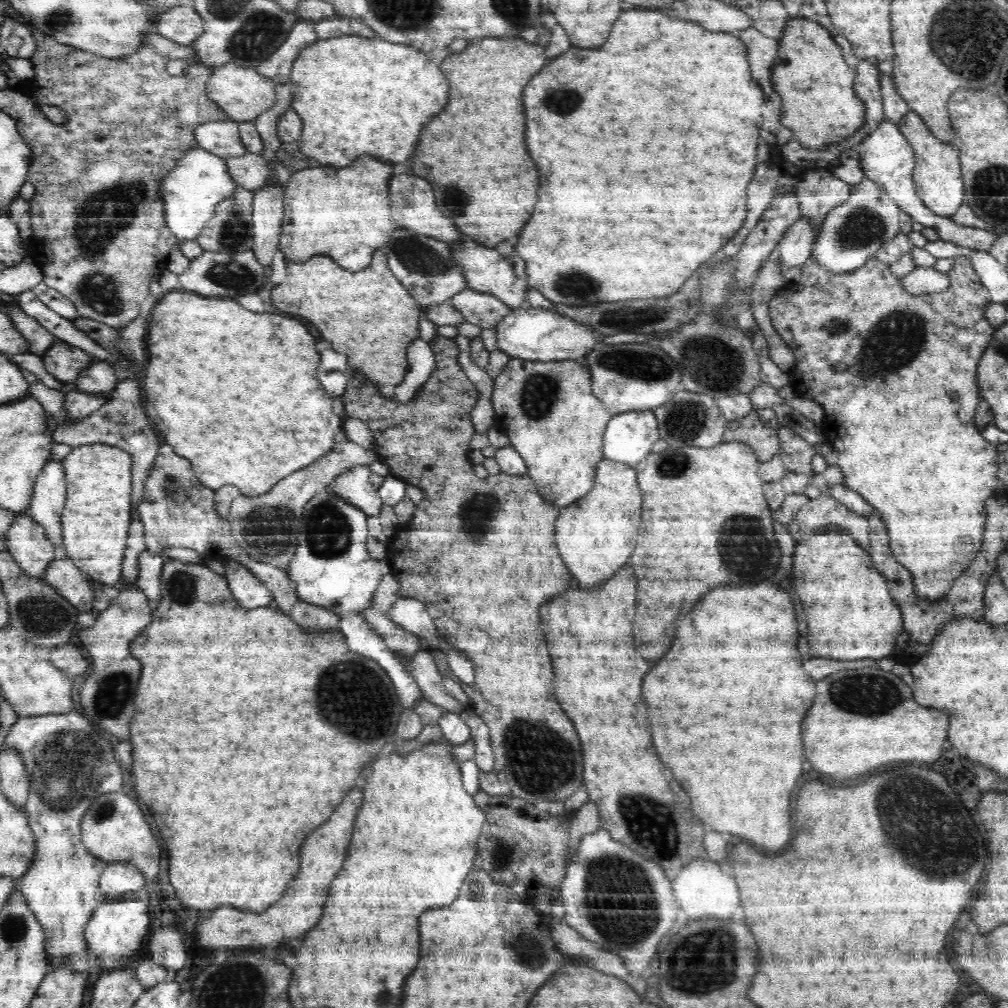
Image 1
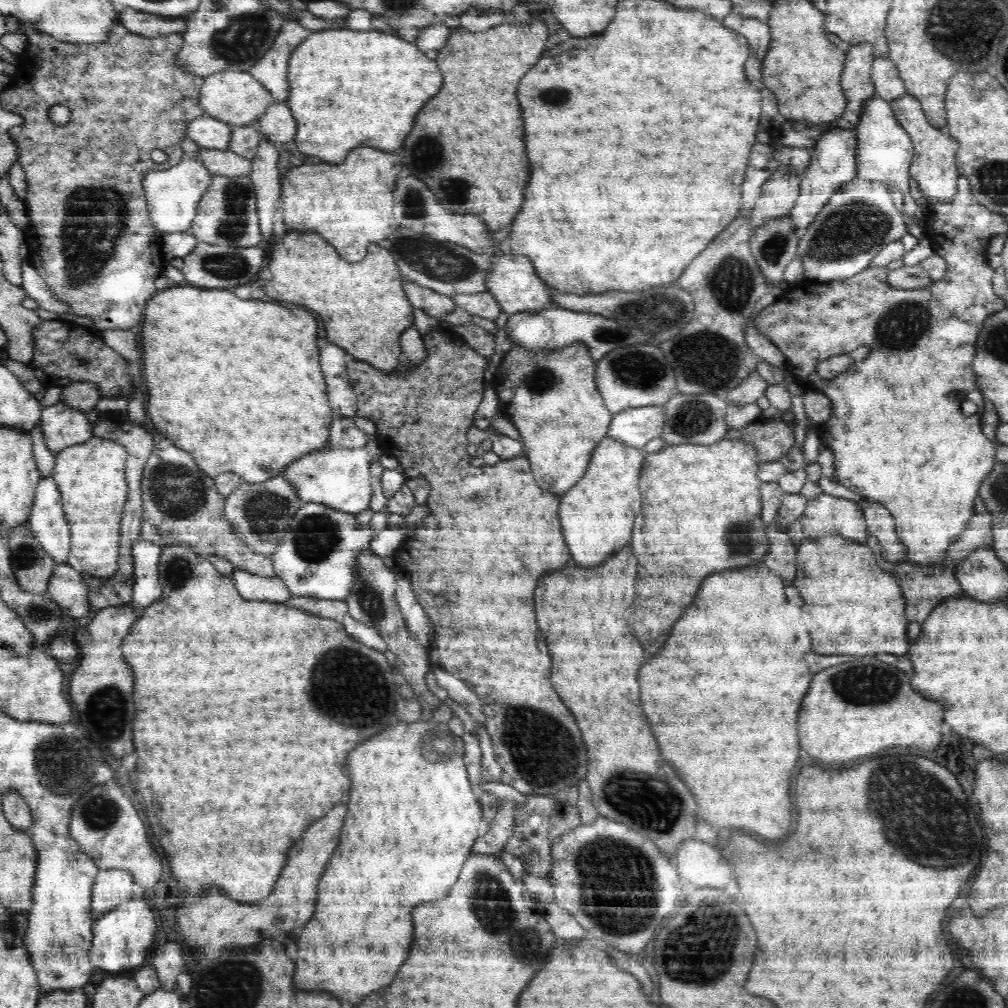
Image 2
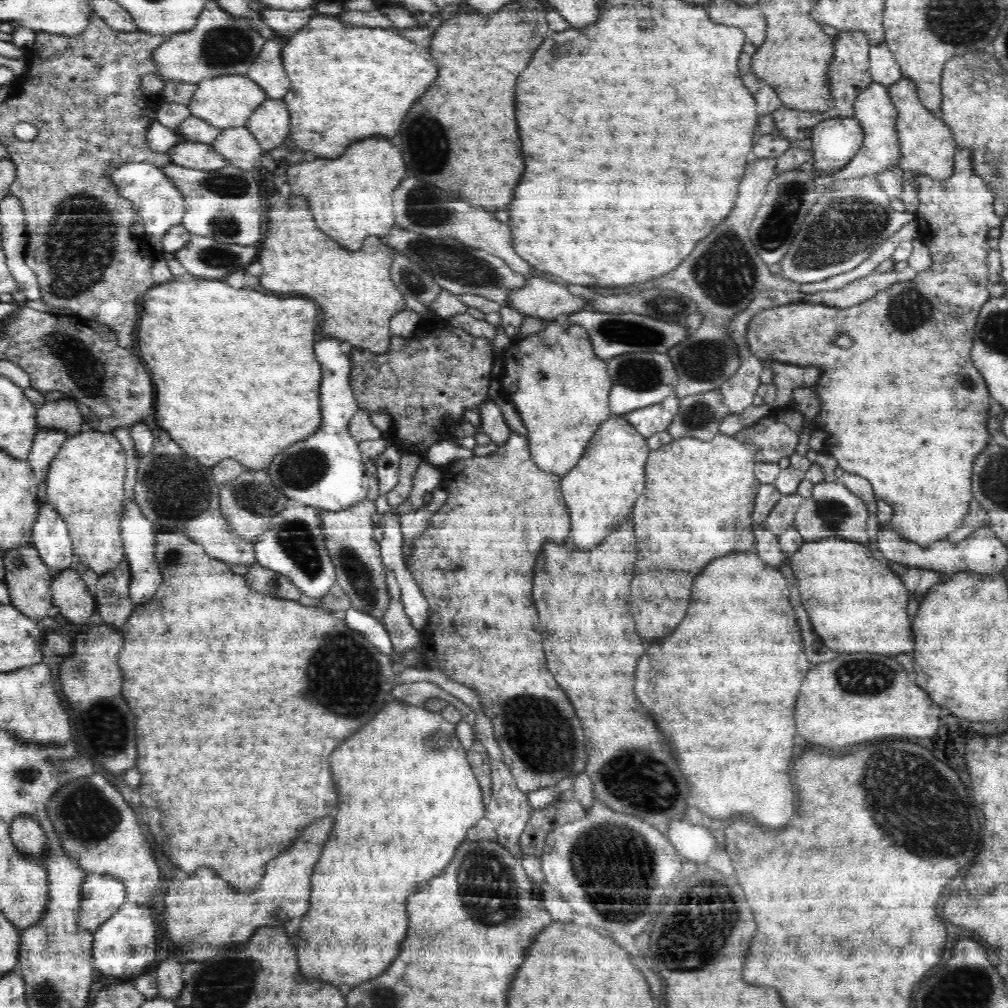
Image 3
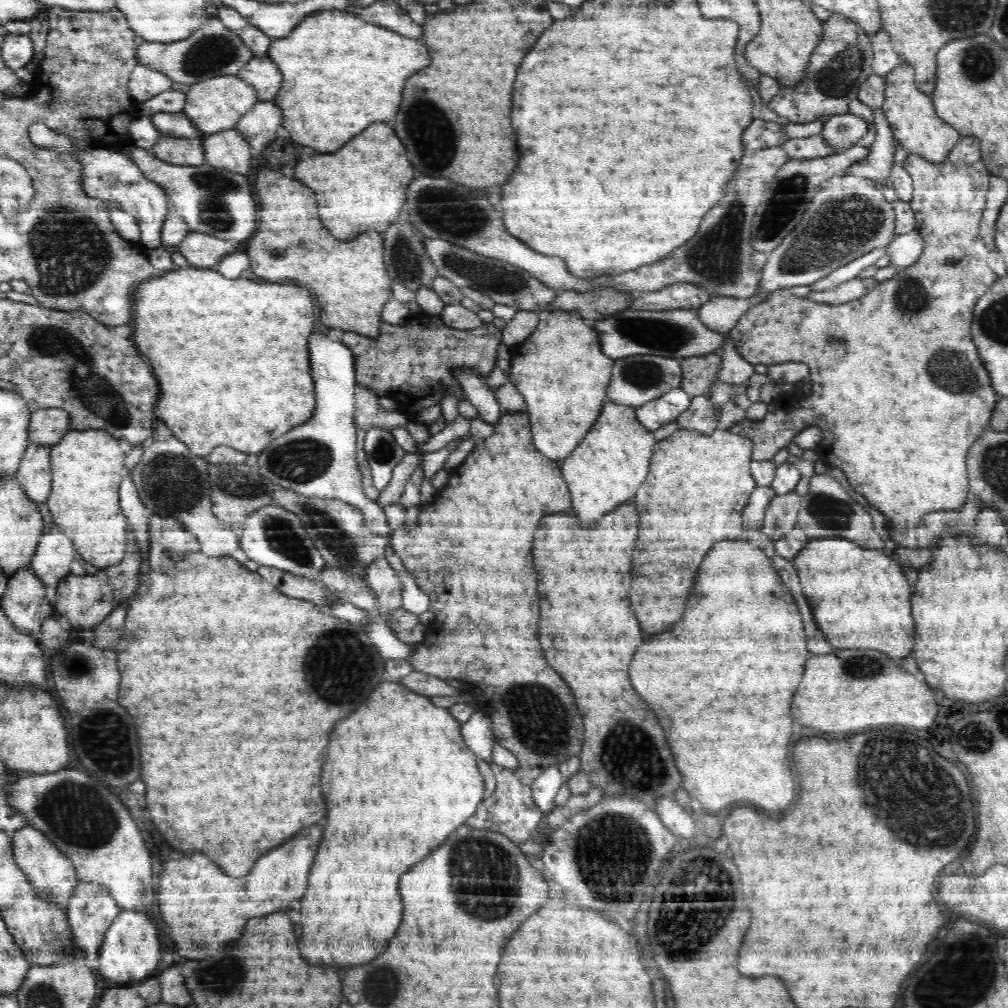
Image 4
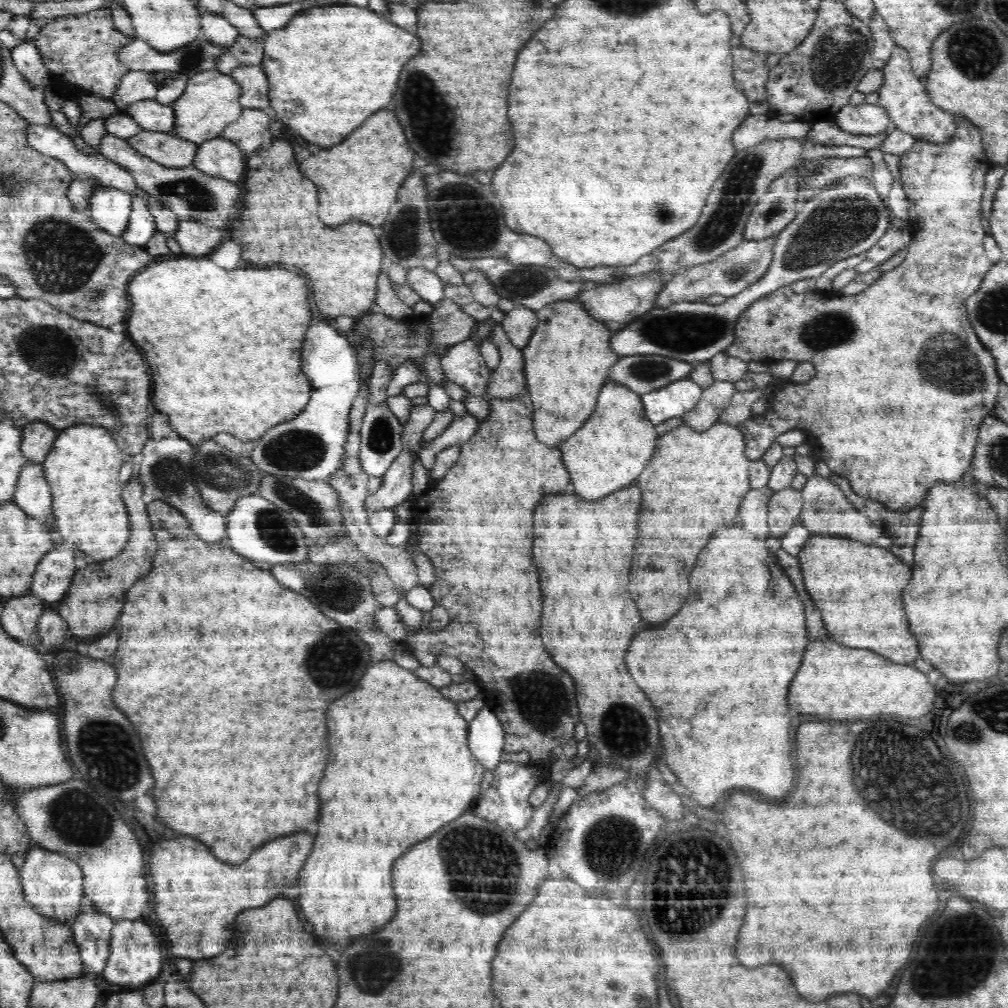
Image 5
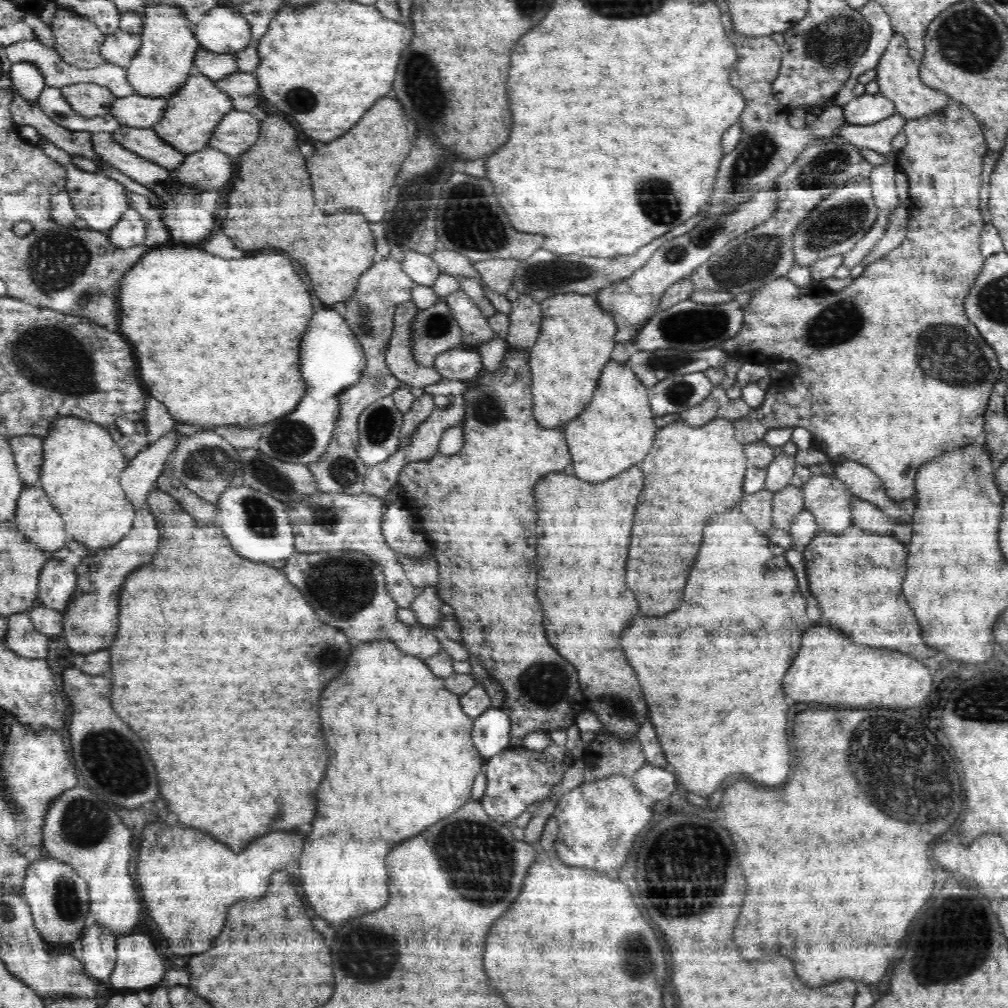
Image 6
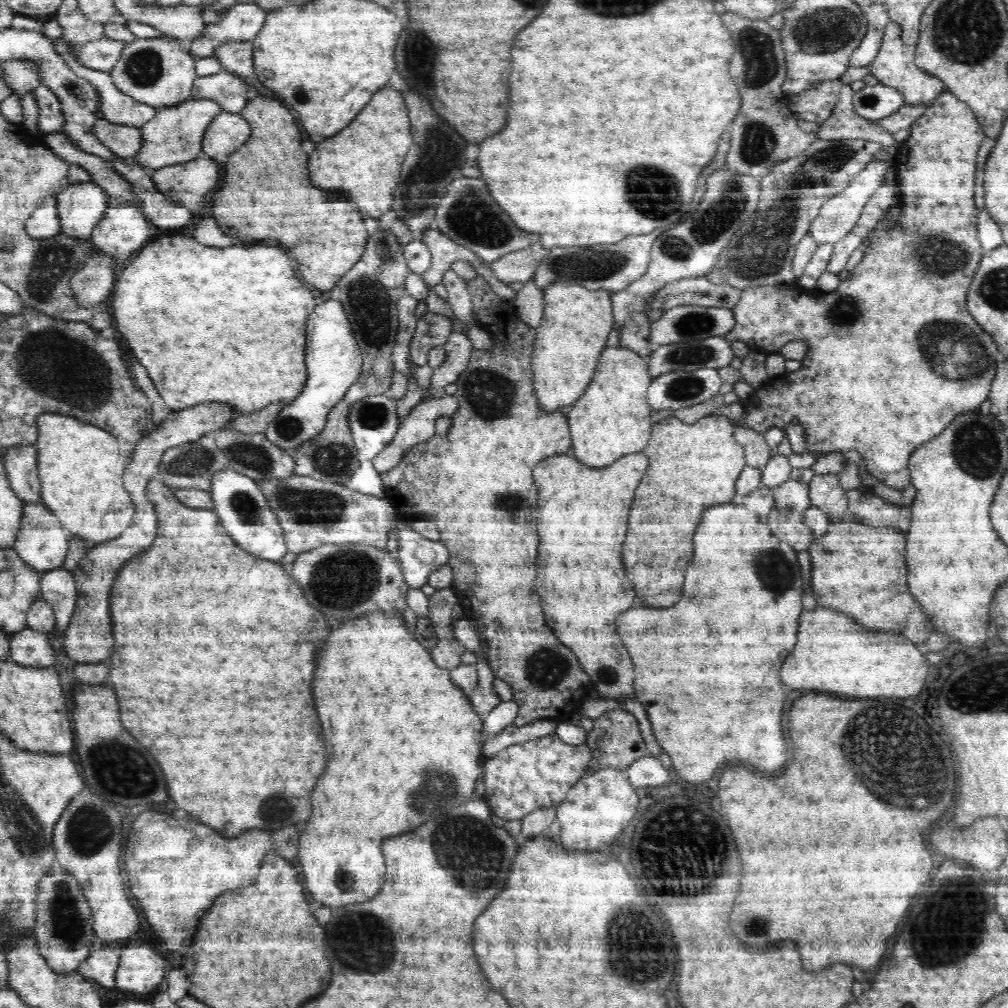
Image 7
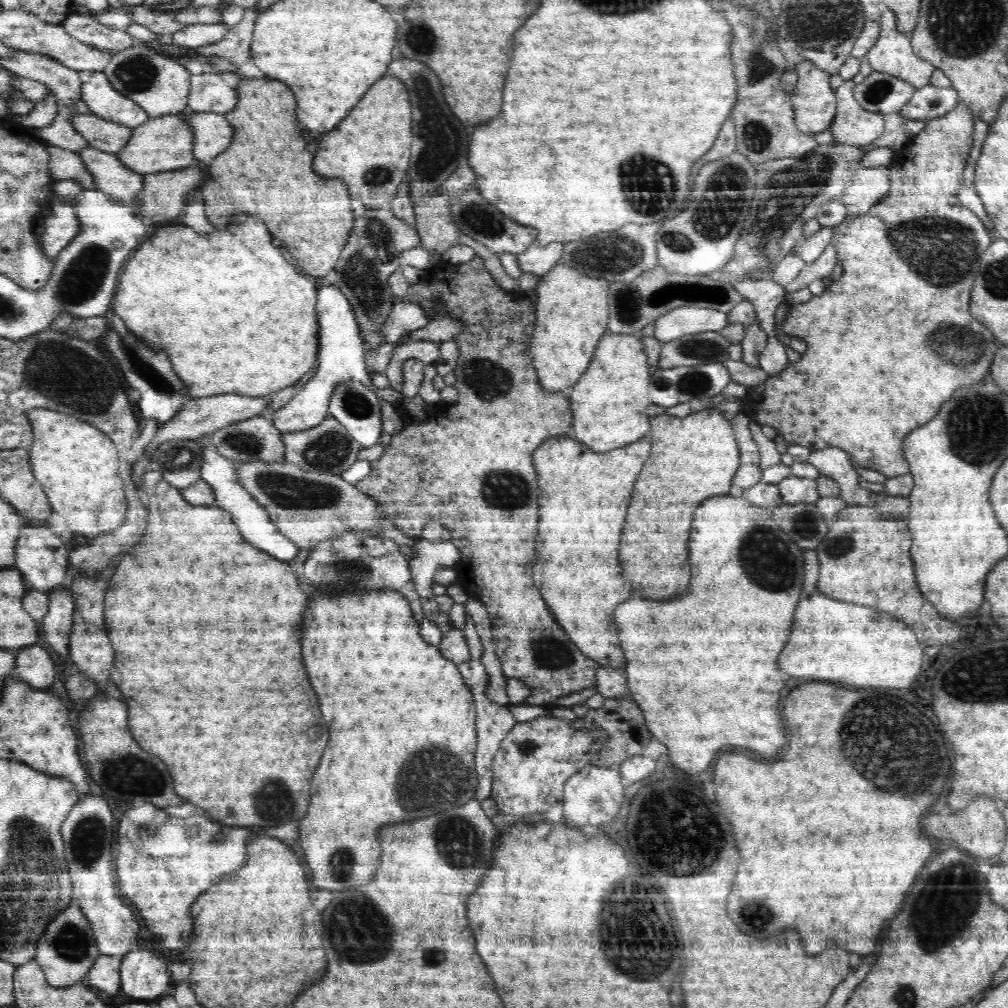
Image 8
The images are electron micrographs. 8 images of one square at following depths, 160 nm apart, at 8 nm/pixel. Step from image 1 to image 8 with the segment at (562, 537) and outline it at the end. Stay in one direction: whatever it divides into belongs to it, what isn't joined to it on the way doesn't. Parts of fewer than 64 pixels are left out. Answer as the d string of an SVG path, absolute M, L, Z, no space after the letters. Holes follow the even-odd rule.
M606 332L601 336L589 364L584 376L581 374L580 380L567 393L573 415L572 436L582 441L587 448L600 453L608 452L608 448L620 448L622 444L632 444L642 436L648 436L651 430L650 417L647 414L647 408L651 403L648 389L652 374L649 372L650 364L640 336L636 336L635 333Z

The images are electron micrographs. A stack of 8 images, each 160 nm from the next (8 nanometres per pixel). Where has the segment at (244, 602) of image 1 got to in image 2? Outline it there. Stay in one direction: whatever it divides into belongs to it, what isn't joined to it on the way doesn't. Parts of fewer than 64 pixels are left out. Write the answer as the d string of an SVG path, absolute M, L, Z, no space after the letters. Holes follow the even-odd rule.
M234 567L231 577L244 600L268 600L282 603L292 596L287 585L278 576L256 576Z

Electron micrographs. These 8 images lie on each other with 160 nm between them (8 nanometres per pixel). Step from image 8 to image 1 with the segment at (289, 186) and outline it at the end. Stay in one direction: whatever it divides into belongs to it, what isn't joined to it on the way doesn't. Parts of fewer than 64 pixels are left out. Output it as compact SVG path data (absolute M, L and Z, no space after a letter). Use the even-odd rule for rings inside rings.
M379 249L372 254L372 262L362 272L342 270L330 256L318 254L306 261L292 261L292 264L288 264L288 276L278 288L274 287L271 291L271 302L280 312L308 320L320 332L320 336L332 344L336 352L344 352L348 356L348 364L352 368L360 368L360 372L367 373L376 384L400 384L408 370L406 348L416 338L420 338L418 320L422 312L416 300L396 279L387 263L387 256Z

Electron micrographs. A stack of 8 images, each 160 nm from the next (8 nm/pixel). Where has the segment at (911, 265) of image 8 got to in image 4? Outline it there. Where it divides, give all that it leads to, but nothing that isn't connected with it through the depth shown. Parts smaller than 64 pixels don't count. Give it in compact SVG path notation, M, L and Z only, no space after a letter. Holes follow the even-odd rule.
M965 135L942 162L928 161L919 154L912 154L904 163L913 184L910 204L915 214L915 230L924 239L924 250L917 257L916 264L899 270L890 280L878 283L866 296L840 306L795 297L789 288L781 288L771 292L768 300L753 305L744 316L740 316L730 330L730 339L736 345L737 354L753 365L790 361L807 364L812 396L805 396L799 391L795 394L795 400L786 406L790 408L788 412L792 418L778 418L776 422L772 422L772 418L742 419L729 429L752 440L751 457L764 461L771 460L781 448L791 446L796 434L804 428L818 427L822 431L818 447L824 463L844 471L852 489L884 515L892 530L901 533L924 524L923 517L928 512L960 510L970 498L966 456L970 446L989 428L999 397L992 388L985 365L980 364L979 349L976 350L970 336L976 302L998 280L998 275L988 266L990 250L980 234L979 222L986 208L986 192L991 178L983 162L980 138ZM904 318L924 318L920 322L920 334L928 340L928 344L918 354L918 330L912 328L910 340L914 340L914 344L910 342L908 346L902 346L904 350L900 350L900 358L896 362L902 376L896 378L894 372L890 372L892 366L882 374L882 366L888 366L886 360L882 360L882 354L888 354L888 350L882 350L882 344L884 348L892 348L892 344L896 346L896 338L886 338L890 336L886 330L898 330L900 324L908 322Z

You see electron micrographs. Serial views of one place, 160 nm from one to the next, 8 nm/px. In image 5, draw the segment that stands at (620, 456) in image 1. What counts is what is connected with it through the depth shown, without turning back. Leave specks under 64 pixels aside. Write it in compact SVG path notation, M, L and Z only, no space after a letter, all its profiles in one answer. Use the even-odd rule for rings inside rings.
M681 377L654 392L644 393L641 400L647 419L658 425L665 420L682 417L698 404L703 389L702 385L696 384L690 377Z

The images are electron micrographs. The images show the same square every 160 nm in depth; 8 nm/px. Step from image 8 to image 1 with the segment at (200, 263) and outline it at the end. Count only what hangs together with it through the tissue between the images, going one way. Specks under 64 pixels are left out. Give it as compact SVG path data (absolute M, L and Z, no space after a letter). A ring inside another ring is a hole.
M178 290L170 294L162 293L155 304L148 331L148 368L144 378L144 392L146 392L146 413L156 424L156 430L164 436L164 442L172 446L173 451L180 456L192 460L193 471L199 480L212 490L218 490L224 484L231 484L240 489L241 494L258 496L266 494L272 486L280 482L280 478L286 478L288 474L296 472L312 462L316 462L320 456L330 452L336 440L336 434L340 432L341 419L332 409L333 398L322 390L316 368L320 362L320 354L316 352L316 340L308 332L306 326L302 326L298 320L280 316L280 314L254 314L246 308L242 308L238 302L228 298L202 298L202 295L190 291Z

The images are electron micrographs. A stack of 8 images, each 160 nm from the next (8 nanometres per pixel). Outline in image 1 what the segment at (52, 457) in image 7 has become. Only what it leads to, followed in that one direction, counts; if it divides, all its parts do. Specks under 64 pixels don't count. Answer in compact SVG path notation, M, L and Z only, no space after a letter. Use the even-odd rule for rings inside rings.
M96 443L73 447L61 461L67 484L63 546L67 557L91 580L115 585L122 578L128 528L132 524L132 458L124 449Z

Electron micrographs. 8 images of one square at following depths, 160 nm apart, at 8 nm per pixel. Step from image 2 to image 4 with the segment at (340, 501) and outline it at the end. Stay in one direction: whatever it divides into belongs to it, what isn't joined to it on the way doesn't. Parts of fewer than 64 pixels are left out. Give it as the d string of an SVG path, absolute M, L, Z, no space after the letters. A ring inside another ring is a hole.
M322 334L310 336L310 366L316 384L316 410L312 420L272 440L257 454L258 471L274 486L293 490L302 496L335 497L358 507L364 524L374 535L390 536L383 507L368 499L361 486L357 462L355 418L355 356L342 341L330 340Z

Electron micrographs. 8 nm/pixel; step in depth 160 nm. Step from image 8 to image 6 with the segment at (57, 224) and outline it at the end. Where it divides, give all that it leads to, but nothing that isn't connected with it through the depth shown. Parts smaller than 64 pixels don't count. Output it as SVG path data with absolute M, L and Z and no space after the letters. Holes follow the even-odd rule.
M43 138L43 144L38 149L66 169L66 175L68 175L65 186L66 191L70 193L74 211L78 215L80 224L84 227L103 233L107 232L131 209L128 198L125 198L128 190L122 184L116 182L116 180L111 180L101 172L92 173L79 170L73 164L72 157L68 153L62 152L60 148L50 143L46 138Z

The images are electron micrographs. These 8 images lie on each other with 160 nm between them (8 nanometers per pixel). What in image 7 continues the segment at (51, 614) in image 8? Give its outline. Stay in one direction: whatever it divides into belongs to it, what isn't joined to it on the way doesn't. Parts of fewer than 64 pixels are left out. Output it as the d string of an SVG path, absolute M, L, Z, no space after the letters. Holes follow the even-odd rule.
M64 566L42 574L40 598L53 608L56 628L66 632L78 600L78 591L71 571Z

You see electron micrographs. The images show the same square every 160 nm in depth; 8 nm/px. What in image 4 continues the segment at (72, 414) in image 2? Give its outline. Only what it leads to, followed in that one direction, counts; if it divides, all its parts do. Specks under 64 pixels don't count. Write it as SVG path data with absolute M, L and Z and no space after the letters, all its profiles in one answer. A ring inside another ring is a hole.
M29 443L15 476L17 486L36 504L47 502L51 494L53 480L50 452L51 447L33 446Z

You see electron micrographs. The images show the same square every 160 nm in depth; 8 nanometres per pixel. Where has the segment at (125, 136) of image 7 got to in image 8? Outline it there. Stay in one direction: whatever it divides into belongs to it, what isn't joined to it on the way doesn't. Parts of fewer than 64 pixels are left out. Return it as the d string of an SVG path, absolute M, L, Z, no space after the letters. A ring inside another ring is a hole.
M84 109L69 118L73 130L82 135L90 147L104 153L118 154L131 137L131 128L101 119Z

